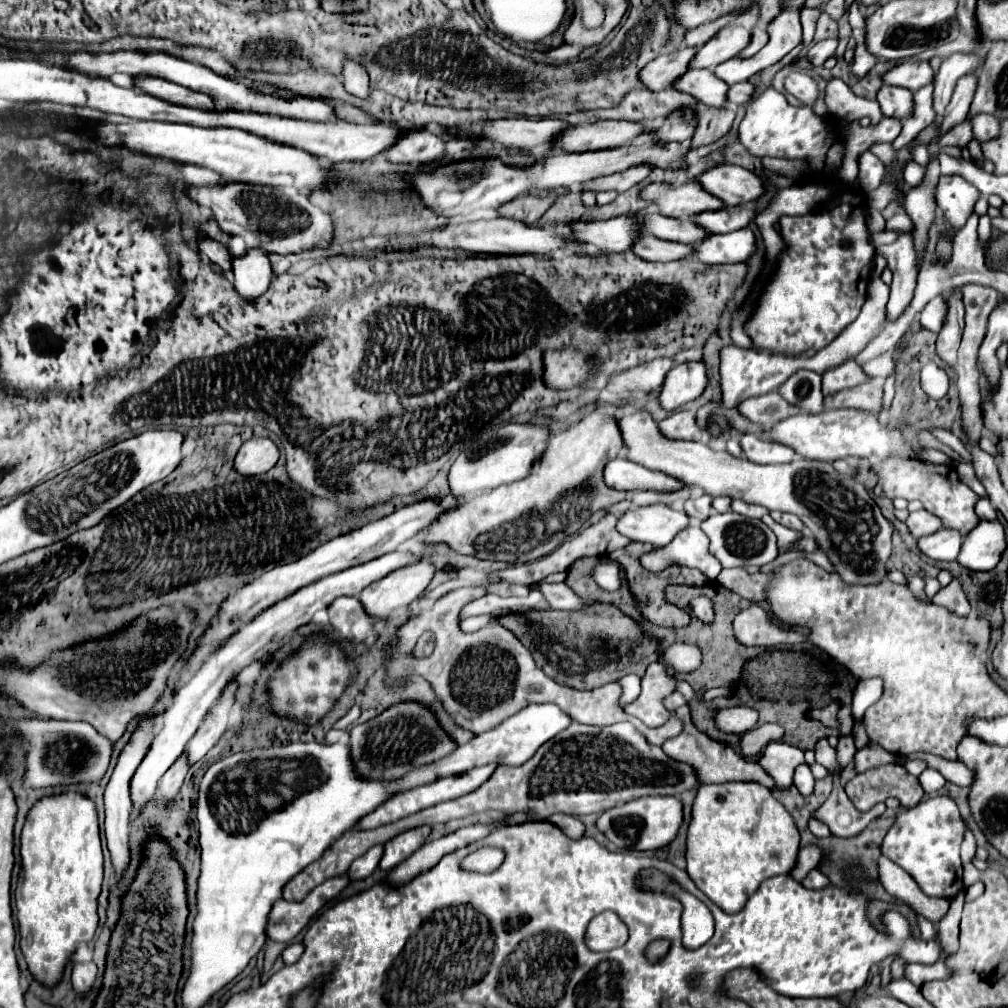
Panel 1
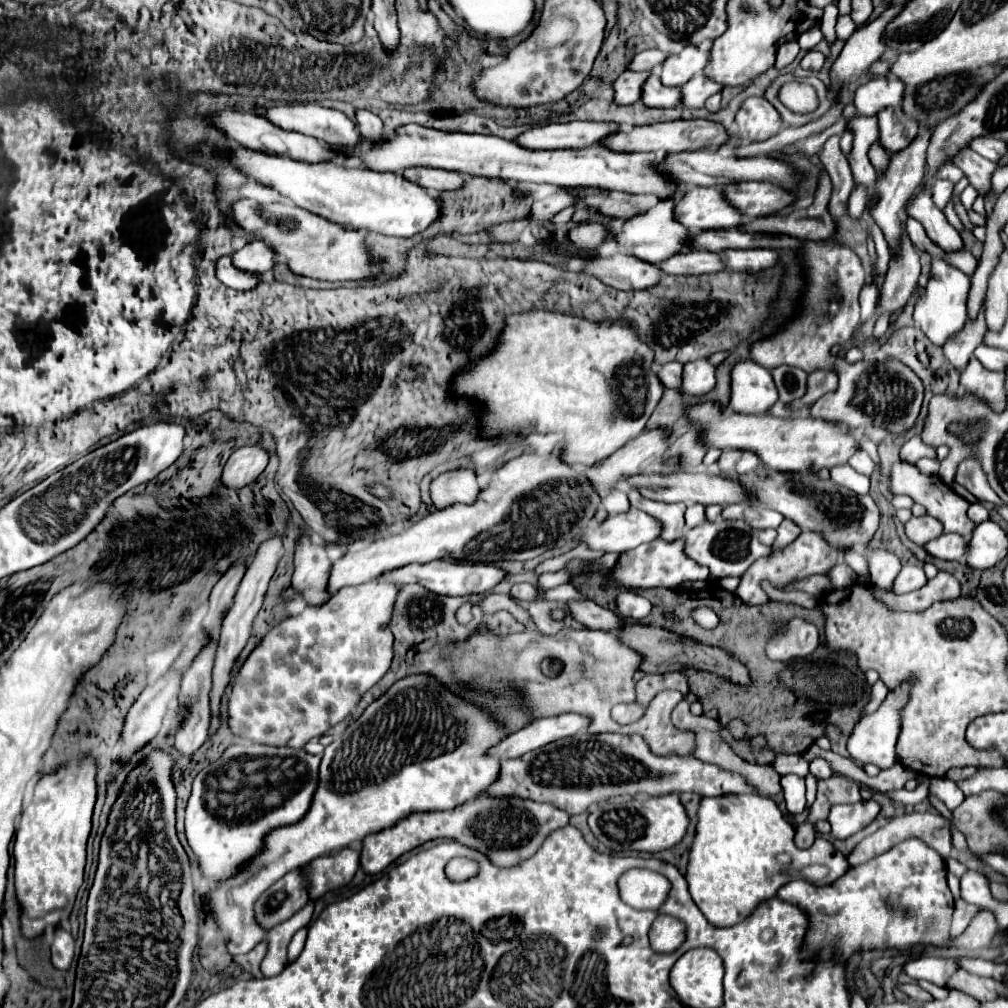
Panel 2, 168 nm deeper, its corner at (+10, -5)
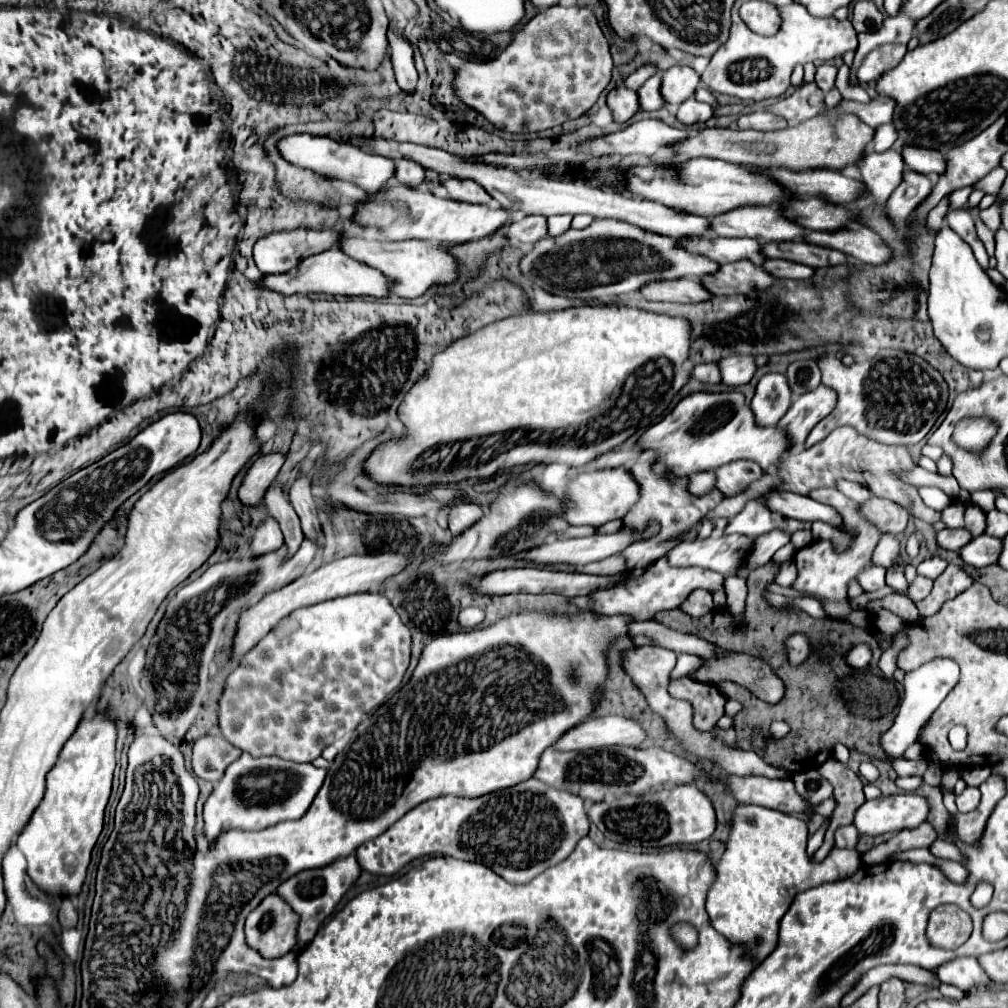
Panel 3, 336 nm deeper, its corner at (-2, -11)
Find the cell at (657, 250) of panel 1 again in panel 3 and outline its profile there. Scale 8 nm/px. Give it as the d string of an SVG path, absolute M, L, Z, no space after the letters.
M744 259L736 263L726 263L718 273L704 277L704 287L714 295L746 295L752 291L764 291L774 285L774 281L776 277L770 275L766 269Z

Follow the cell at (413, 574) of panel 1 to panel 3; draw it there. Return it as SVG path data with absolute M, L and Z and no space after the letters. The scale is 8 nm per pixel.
M356 593L356 595L336 597L334 601L310 605L306 609L296 609L294 613L284 617L276 625L276 629L272 629L266 637L262 637L258 641L258 645L254 649L250 649L242 657L240 665L228 675L224 691L222 691L222 697L218 701L218 705L220 705L220 711L218 711L220 731L234 747L240 747L242 751L246 751L246 753L250 753L254 757L276 755L276 757L284 757L286 761L294 761L294 763L310 763L316 757L320 757L322 751L328 745L332 745L332 741L344 737L348 731L352 731L362 721L364 715L373 713L401 689L404 673L406 673L406 669L410 665L410 643L412 643L410 629L402 623L400 615L390 605L390 601L380 593Z

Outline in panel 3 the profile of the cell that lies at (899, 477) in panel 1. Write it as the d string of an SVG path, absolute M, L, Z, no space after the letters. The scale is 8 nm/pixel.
M970 505L970 507L966 509L966 529L968 529L974 537L982 535L984 529L986 529L986 517L984 517L984 513L982 513L978 507L974 507L974 505Z

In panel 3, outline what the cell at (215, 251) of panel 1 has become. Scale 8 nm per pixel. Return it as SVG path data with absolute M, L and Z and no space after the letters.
M328 249L318 255L306 257L298 267L282 275L268 275L264 279L266 289L292 295L292 293L328 293L328 295L348 295L348 297L374 297L384 299L390 297L392 281L386 279L378 269L368 267L362 261L348 257L342 249Z

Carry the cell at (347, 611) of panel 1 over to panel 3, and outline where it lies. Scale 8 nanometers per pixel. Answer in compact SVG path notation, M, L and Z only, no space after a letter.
M304 475L294 481L294 485L290 487L290 503L302 521L302 531L306 533L306 537L312 541L322 539L318 509L312 497L312 477Z

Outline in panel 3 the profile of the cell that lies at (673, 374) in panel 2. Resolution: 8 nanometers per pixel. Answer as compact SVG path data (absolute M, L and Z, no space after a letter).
M710 363L710 365L696 365L692 369L692 377L704 383L720 383L720 369L718 363Z

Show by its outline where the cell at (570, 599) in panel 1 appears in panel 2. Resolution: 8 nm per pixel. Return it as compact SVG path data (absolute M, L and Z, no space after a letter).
M570 601L568 613L572 619L582 623L588 629L604 629L604 631L616 631L622 627L622 621L610 611L594 601Z

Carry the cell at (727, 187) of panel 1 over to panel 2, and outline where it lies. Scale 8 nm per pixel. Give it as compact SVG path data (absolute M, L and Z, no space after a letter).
M768 181L730 183L730 187L722 187L722 195L726 195L726 201L734 203L748 219L772 215L796 199L794 193Z

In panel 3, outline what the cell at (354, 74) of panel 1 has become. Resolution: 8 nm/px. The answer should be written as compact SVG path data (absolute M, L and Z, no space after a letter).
M402 159L396 163L395 175L392 178L395 181L394 185L403 185L404 187L418 187L424 183L424 167L414 163L414 161L408 161L408 159Z

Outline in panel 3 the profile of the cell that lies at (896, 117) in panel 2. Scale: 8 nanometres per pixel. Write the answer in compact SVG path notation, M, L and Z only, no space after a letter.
M904 147L902 149L904 163L922 175L942 175L946 171L946 157L934 149L920 149L920 147Z

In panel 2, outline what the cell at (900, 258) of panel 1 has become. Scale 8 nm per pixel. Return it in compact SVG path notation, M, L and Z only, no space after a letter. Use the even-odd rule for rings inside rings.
M922 127L918 133L918 139L914 139L908 147L904 147L898 153L890 153L890 161L888 167L884 169L884 173L876 179L876 183L868 189L868 213L874 219L874 223L882 229L886 241L890 247L894 247L894 243L898 243L898 231L902 231L900 225L900 215L904 209L906 199L914 193L914 189L924 181L924 173L926 173L926 149L930 145L930 137L934 131L930 131L930 127ZM878 195L876 201L872 201L872 197Z

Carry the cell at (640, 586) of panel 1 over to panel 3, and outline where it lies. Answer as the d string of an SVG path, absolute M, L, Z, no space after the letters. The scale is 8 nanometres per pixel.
M722 653L718 659L706 661L690 677L702 683L738 683L766 703L778 703L784 697L784 681L770 669L770 665L760 657L744 653Z

